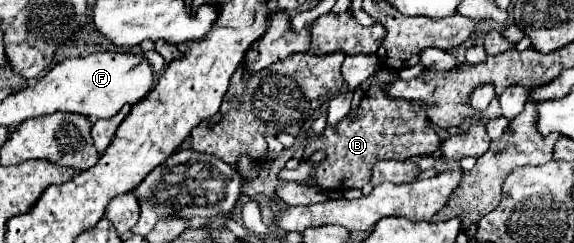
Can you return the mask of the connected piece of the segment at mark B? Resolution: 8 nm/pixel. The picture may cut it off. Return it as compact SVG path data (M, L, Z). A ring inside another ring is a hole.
M376 72L370 88L366 90L362 104L358 108L356 120L342 120L334 130L326 128L324 136L316 136L312 130L308 132L310 142L306 146L304 158L308 158L316 150L326 152L326 160L316 164L300 164L296 170L280 170L280 180L294 180L304 182L312 172L320 186L330 190L348 190L348 188L362 188L372 178L372 168L380 160L408 160L414 156L432 156L440 148L440 138L430 126L428 106L426 102L412 102L406 98L394 98L384 88L394 82L384 72Z

